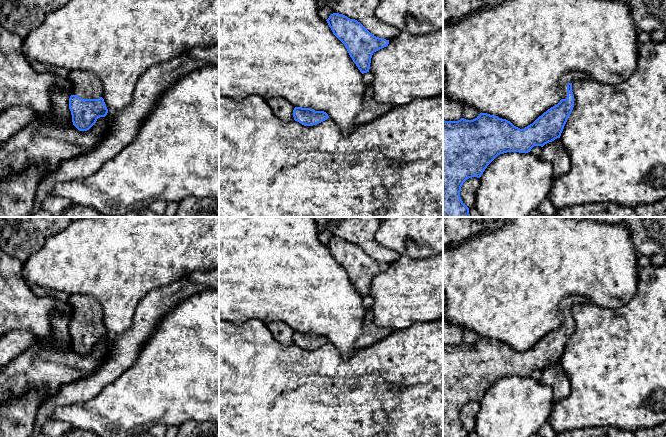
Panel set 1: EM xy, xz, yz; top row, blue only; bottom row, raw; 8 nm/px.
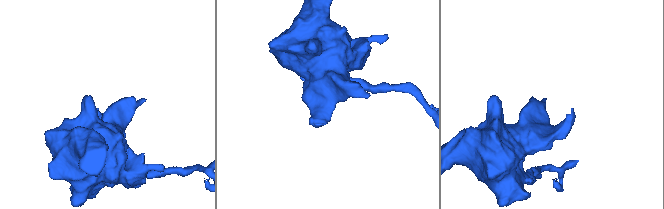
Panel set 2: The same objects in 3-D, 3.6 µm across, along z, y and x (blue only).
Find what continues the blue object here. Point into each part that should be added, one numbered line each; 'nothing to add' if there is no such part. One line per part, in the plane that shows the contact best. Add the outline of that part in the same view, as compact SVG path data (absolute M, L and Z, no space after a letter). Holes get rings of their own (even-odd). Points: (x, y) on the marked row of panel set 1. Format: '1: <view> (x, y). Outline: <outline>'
1: xy (86, 85). Outline: M70 70L67 79L73 84L71 95L82 99L102 97L102 83L96 75L84 70Z

